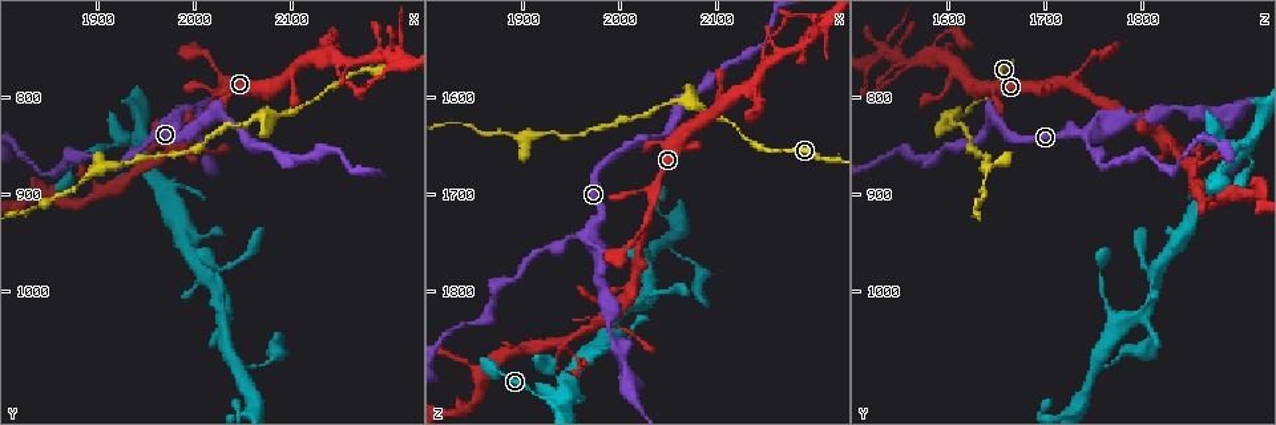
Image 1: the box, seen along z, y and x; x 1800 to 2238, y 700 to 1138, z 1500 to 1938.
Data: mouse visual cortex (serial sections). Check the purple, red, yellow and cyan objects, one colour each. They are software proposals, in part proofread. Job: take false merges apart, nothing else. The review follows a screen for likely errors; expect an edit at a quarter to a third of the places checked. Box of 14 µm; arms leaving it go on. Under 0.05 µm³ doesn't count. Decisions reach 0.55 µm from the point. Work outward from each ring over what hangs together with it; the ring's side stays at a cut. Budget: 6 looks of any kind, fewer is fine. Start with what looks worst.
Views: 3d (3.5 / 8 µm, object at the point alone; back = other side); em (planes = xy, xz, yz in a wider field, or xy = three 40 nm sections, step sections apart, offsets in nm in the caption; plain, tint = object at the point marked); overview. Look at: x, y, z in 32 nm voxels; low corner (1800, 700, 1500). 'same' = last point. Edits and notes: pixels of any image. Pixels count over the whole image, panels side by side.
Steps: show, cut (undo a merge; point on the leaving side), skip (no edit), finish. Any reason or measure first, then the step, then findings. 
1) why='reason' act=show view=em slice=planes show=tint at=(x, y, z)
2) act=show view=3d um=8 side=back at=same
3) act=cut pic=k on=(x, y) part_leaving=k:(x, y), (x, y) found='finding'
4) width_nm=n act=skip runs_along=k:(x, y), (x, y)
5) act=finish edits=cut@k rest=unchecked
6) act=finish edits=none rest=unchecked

why='a narrow waist' act=show view=3d um=3.5 at=(1880, 890, 1640)

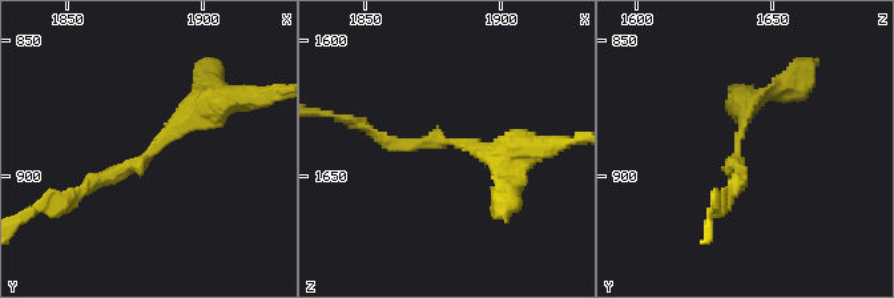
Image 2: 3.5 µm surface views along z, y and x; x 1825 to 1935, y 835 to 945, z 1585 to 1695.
act=show view=em slice=xy step=5 show=tint at=(1880, 892, 1638)

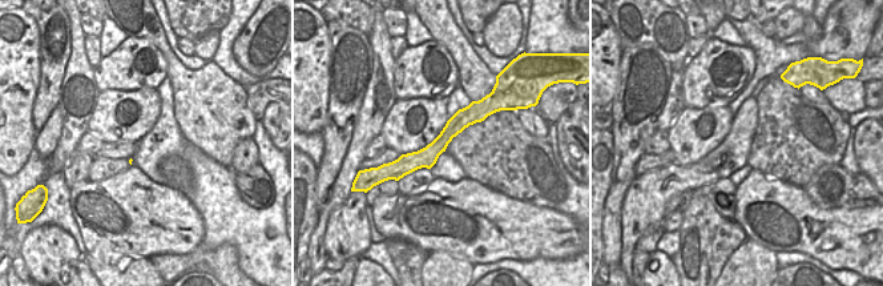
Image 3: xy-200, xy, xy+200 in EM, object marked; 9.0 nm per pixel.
why='cut it another way' act=show view=em slice=xy step=1 show=tint at=same

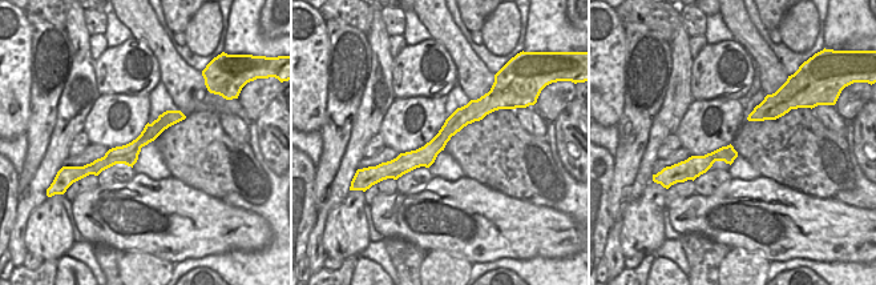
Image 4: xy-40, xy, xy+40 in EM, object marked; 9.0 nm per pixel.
act=skip runs_along=2:(218, 103), (76, 193) found='one cell here'

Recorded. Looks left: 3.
why='branch point' act=show view=3d um=3.5 at=(2030, 1025, 1800)

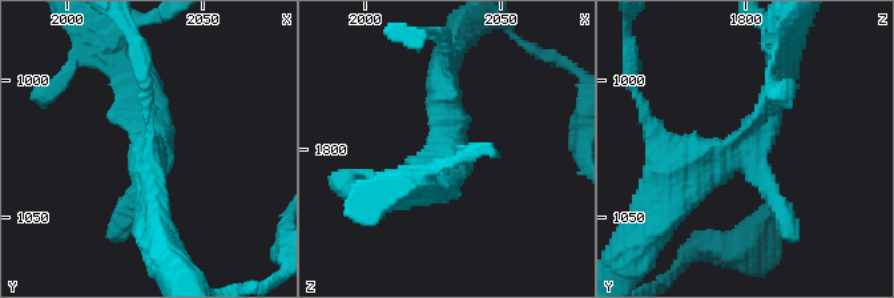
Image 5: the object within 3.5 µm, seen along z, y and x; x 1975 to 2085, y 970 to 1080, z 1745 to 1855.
act=show view=em slice=xy step=3 show=tint at=(2033, 1024, 1802)

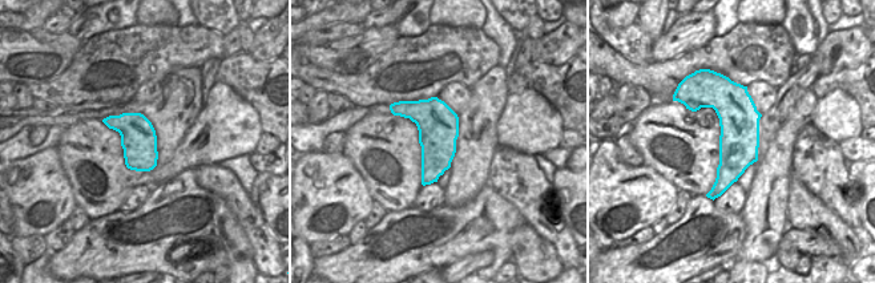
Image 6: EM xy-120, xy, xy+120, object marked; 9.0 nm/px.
act=show view=em slice=xy step=1 show=tint at=same

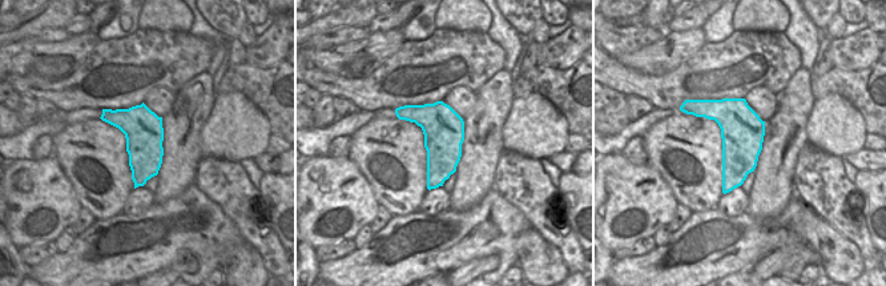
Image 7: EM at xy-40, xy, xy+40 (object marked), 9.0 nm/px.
act=skip runs_along=5:(784, 71), (740, 156), (675, 172) found='continuous, no second cell'

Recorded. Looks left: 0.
act=finish edits=none rest=unchecked

